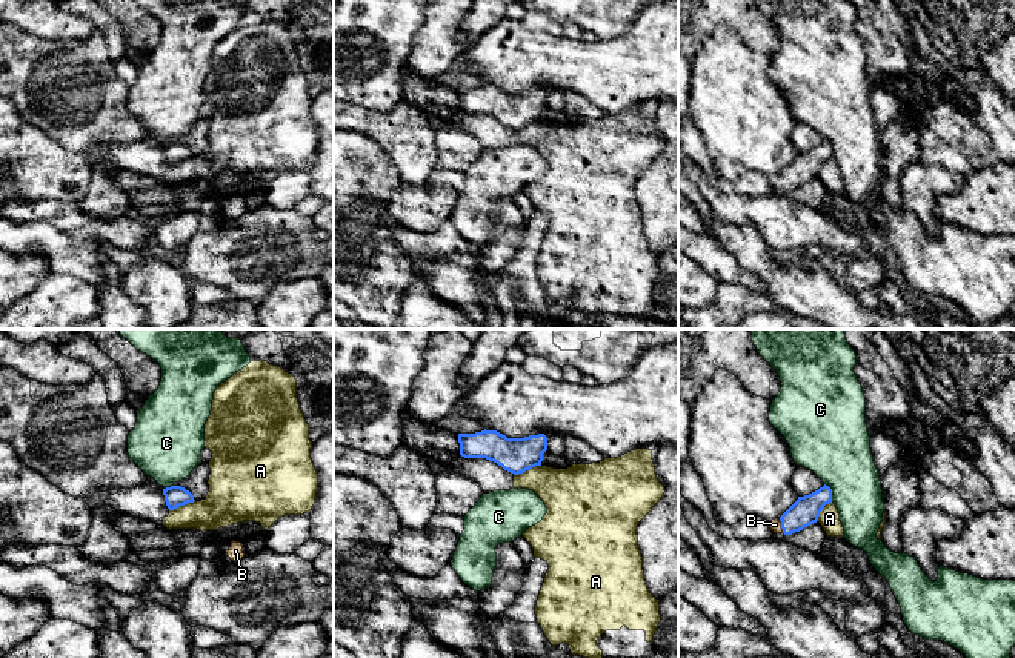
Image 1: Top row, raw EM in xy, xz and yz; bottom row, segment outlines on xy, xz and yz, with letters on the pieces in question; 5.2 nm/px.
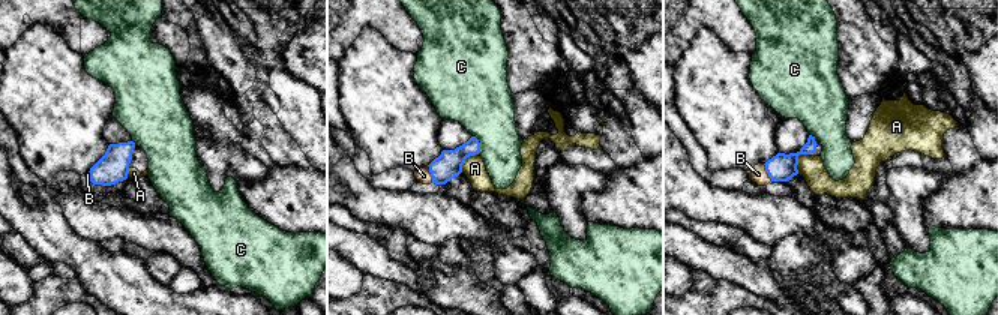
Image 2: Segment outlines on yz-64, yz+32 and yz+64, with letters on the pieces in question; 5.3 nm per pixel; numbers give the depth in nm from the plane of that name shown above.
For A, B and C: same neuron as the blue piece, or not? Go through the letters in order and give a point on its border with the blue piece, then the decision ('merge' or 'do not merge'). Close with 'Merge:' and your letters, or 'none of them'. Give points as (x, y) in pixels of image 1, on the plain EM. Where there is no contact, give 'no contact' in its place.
A: contact xz (526, 125); do not merge
B: contact yz (782, 182); merge
C: contact yz (831, 148); do not merge
Merge: B

